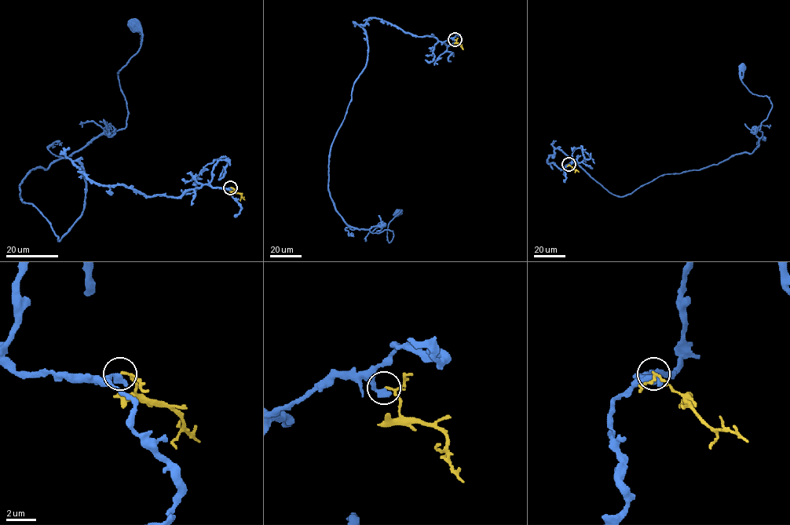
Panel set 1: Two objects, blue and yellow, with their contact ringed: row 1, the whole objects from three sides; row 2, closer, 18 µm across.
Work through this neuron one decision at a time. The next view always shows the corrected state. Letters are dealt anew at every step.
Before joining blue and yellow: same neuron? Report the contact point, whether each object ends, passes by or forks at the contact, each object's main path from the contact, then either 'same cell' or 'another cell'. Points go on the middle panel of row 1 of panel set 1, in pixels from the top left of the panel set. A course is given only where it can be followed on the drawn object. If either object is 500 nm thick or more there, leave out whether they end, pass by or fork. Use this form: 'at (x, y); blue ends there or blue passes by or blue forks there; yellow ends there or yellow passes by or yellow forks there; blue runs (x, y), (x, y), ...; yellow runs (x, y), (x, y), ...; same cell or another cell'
at (455, 39); blue ends there; yellow passes by; blue runs (455, 39), (360, 25), (367, 60), (331, 144), (328, 188), (345, 222), (389, 230), (389, 242), (398, 213); yellow runs (455, 39), (463, 49); another cell

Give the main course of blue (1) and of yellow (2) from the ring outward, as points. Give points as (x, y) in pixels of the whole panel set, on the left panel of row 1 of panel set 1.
1: (230, 187), (144, 195), (77, 161), (85, 206), (59, 241), (21, 200), (31, 171), (126, 126), (136, 26)
2: (230, 187), (245, 199)

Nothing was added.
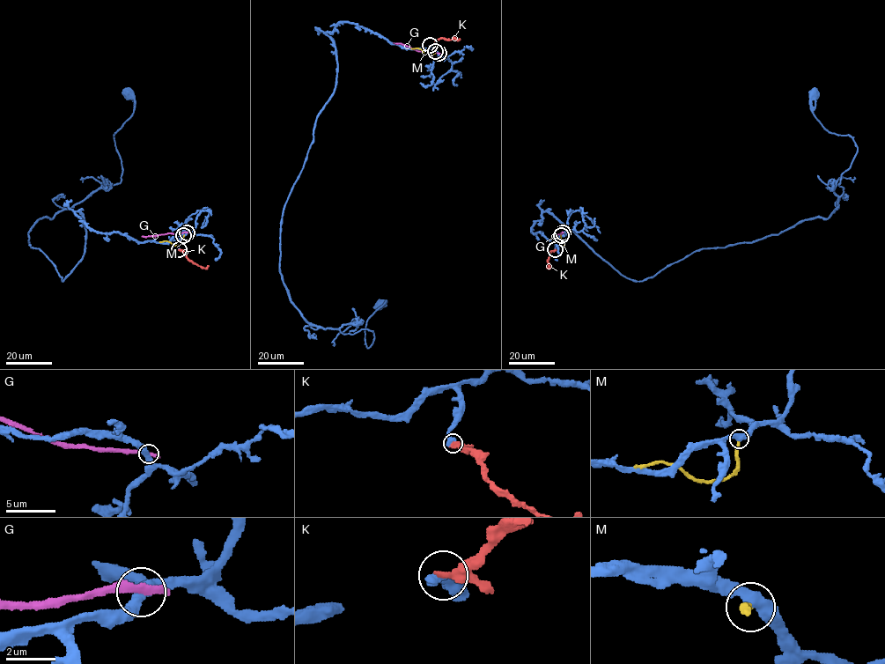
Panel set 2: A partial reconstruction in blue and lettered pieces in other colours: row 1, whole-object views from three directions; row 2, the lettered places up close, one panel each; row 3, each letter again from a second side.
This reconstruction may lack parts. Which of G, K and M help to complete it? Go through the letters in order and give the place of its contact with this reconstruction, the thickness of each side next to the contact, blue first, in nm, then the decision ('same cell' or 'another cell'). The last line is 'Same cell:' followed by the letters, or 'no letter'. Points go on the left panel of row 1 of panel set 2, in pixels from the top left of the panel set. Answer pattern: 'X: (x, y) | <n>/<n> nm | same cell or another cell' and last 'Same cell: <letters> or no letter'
G: (187, 232) | 420/360 nm | another cell
K: (179, 249) | 460/440 nm | same cell
M: (183, 235) | 480/240 nm | another cell
Same cell: K

